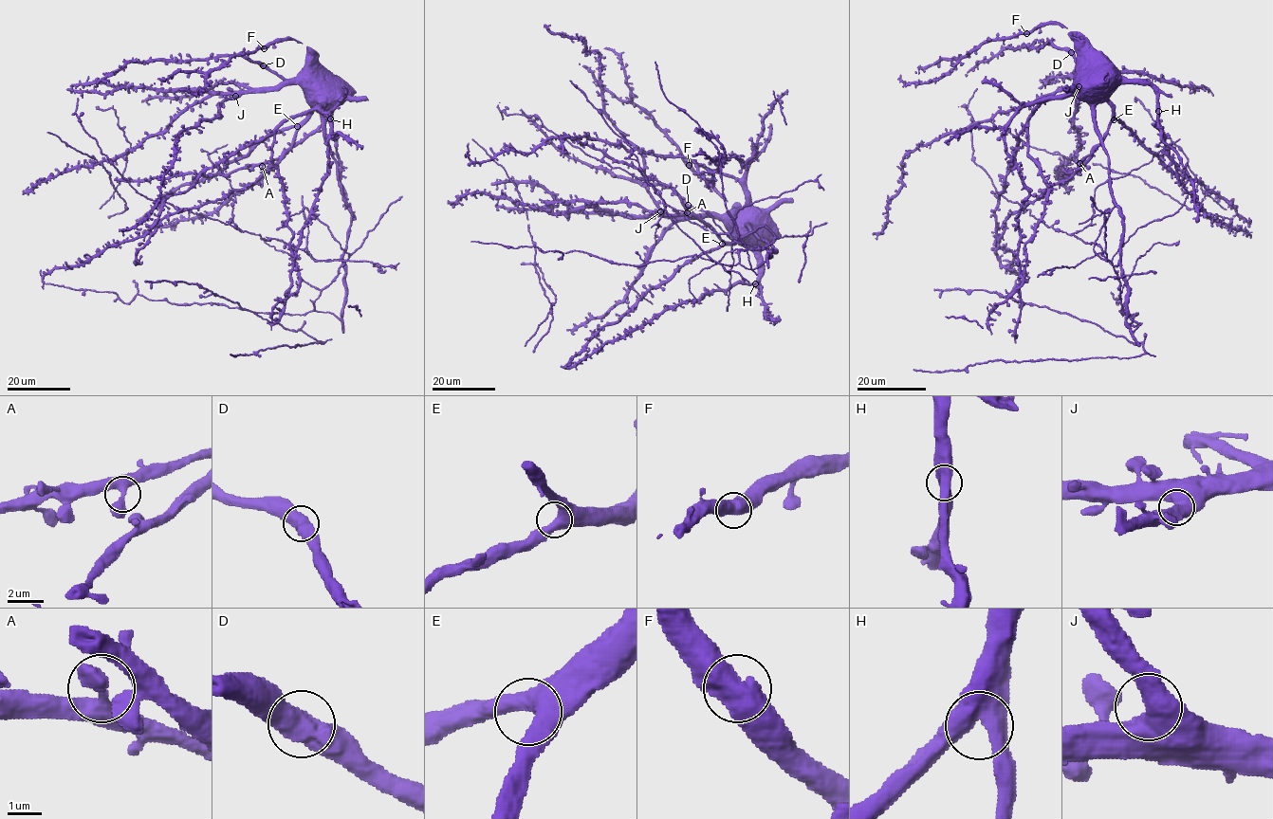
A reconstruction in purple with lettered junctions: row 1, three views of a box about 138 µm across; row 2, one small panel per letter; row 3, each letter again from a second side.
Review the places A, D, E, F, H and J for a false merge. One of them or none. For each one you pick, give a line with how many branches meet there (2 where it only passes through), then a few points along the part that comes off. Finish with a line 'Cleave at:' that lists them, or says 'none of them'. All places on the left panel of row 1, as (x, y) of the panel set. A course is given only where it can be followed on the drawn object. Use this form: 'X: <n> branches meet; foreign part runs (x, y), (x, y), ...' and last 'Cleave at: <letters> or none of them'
Cleave at: none of them

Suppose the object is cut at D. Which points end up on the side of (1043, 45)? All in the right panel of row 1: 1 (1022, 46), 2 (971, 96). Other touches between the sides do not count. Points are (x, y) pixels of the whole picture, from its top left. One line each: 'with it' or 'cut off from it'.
1: with it
2: cut off from it

